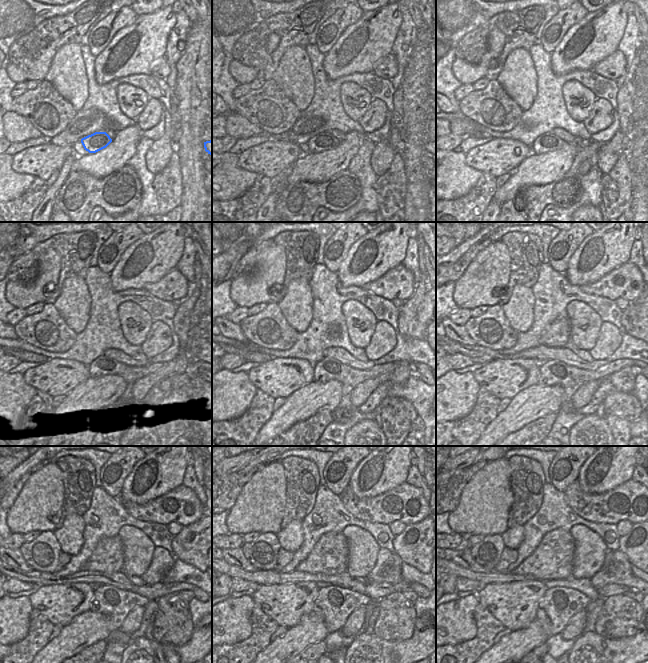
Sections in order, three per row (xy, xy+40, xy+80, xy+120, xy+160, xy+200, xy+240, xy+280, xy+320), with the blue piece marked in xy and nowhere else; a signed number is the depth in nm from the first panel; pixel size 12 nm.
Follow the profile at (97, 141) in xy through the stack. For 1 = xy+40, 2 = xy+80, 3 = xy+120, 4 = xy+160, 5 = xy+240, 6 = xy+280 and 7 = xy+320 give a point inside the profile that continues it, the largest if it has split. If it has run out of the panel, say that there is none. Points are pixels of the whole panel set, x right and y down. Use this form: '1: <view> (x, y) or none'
1: xy+40 (324, 141)
2: xy+80 (548, 142)
3: xy+120 (102, 366)
4: xy+160 (327, 369)
5: xy+240 (116, 603)
6: xy+280 (334, 604)
7: xy+320 (559, 604)

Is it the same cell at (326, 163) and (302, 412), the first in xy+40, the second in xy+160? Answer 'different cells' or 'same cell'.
same cell

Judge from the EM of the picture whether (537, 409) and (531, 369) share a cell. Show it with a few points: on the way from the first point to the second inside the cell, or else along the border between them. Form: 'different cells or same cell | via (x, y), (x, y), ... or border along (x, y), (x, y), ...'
different cells | border along (536, 383), (520, 390), (513, 397)

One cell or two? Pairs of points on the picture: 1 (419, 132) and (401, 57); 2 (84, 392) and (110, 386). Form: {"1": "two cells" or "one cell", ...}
{"1": "two cells", "2": "one cell"}

